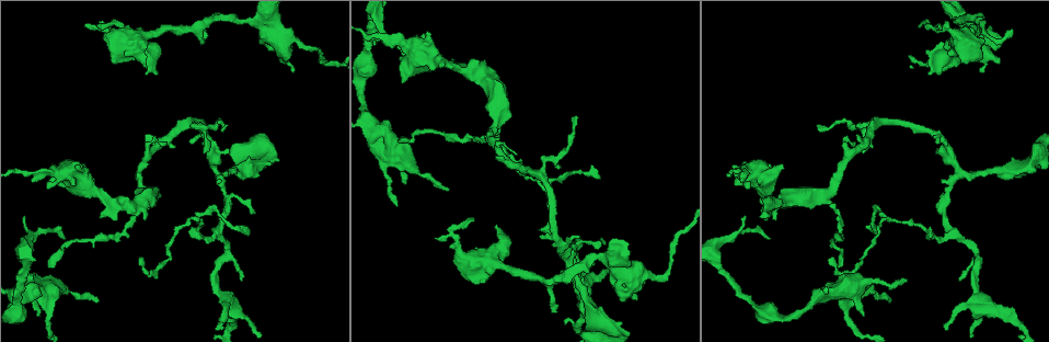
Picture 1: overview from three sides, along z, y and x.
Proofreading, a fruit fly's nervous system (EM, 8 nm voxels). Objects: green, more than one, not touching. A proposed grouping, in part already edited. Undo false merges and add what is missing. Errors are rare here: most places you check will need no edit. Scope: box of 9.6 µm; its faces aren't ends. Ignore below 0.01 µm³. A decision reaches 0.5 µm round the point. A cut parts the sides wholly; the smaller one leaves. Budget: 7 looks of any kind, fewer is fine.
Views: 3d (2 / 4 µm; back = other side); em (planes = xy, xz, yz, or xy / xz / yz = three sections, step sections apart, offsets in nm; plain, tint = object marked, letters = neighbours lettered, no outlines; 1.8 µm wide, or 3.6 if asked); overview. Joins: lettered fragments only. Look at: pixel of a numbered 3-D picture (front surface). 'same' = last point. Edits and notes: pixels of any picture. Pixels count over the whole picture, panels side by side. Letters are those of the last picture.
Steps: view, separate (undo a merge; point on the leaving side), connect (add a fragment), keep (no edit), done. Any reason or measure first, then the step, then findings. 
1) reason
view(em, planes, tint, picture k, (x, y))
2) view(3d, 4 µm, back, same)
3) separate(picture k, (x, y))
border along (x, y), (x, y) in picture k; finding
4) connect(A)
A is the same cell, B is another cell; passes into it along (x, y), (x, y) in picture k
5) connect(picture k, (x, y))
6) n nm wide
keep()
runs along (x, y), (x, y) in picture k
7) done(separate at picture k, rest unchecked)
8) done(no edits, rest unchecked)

branch stops here
view(3d, 4 µm, picture 1, (167, 142))

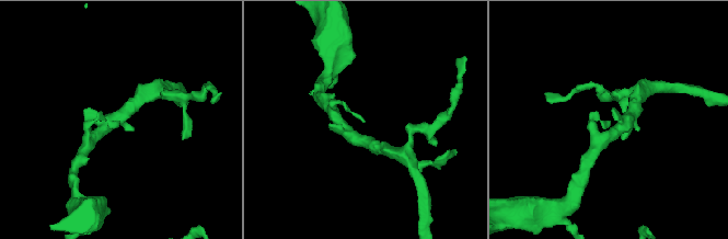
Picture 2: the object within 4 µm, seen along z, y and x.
view(em, planes, letters, picture 2, (608, 124))

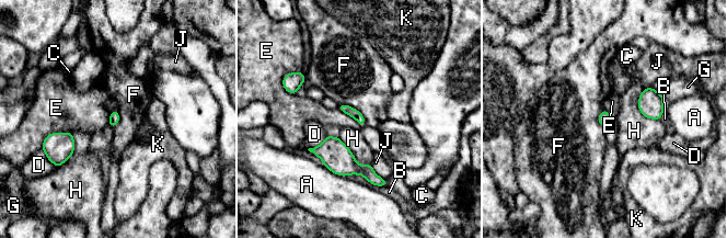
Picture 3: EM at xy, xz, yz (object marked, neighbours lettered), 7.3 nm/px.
B touches over 320 nm
keep()
A, B, C, D, E, F, G, H, J and K are other cells; none of them fits

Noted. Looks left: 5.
looks like a crossing
view(em, xz, step 4, letters, picture 1, (388, 145))

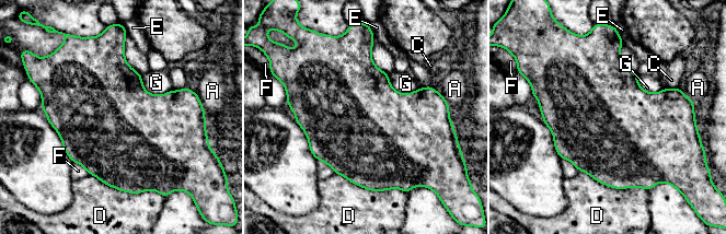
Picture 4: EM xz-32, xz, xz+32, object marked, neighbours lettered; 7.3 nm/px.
750 nm wide
keep()
A, C, D, E, F and G are other cells; border along (141, 75), (150, 93), (172, 90) in picture 4; all the same neuron

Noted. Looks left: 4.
closes a loop
view(em, 3.6 µm, xz, step 16, tint, picture 1, (152, 69))

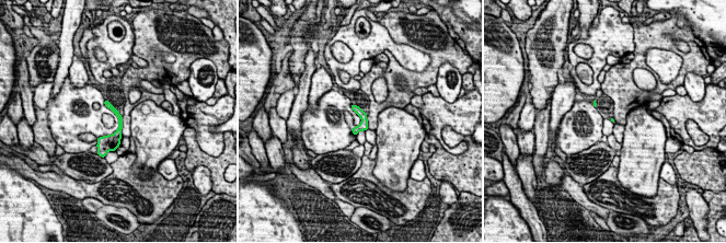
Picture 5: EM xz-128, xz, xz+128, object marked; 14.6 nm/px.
view(em, 3.6 µm, planes, letters, same)

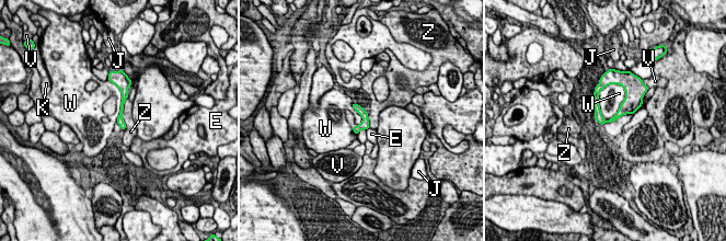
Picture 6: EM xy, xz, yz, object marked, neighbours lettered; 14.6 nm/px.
100 nm wide; W touches over 600 nm
keep()
E, J, K, V, W and Z are other cells; all the same neuron

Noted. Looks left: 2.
done(no edits, rest unchecked)

